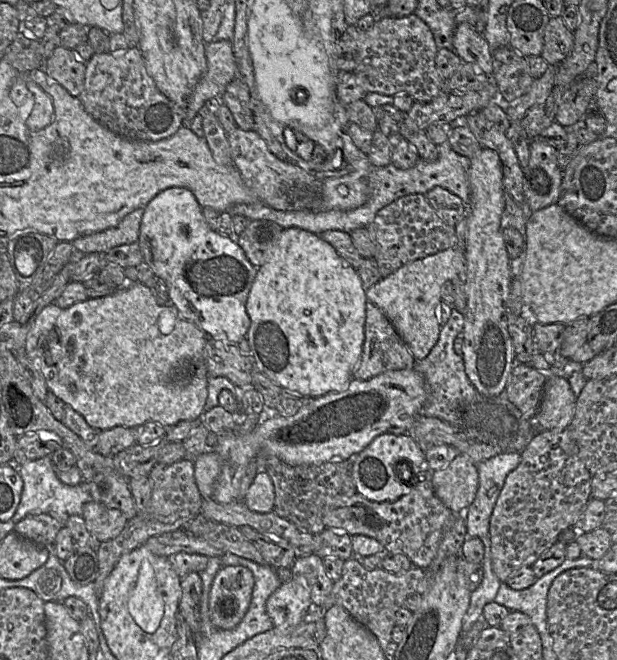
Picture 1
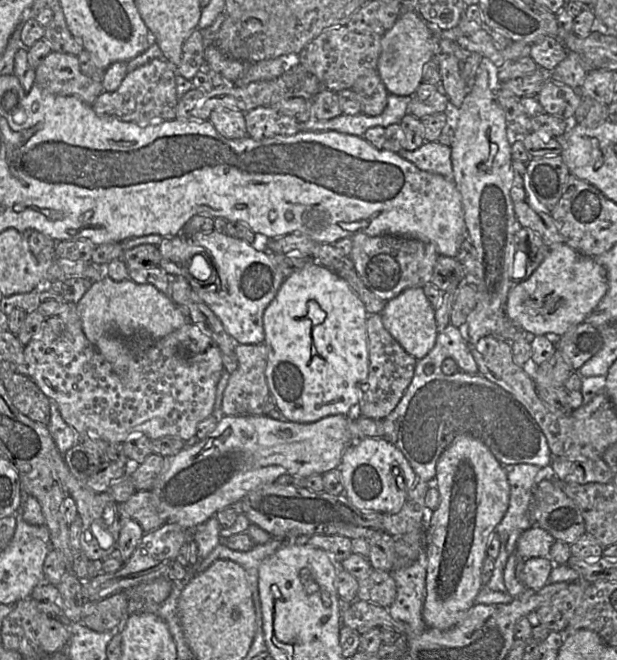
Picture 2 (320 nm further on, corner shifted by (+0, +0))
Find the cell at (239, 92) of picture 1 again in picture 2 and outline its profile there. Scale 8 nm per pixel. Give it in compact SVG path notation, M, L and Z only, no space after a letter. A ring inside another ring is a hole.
M259 106L245 113L247 136L262 140L277 135L294 135L300 131L300 123L283 115L271 106Z

